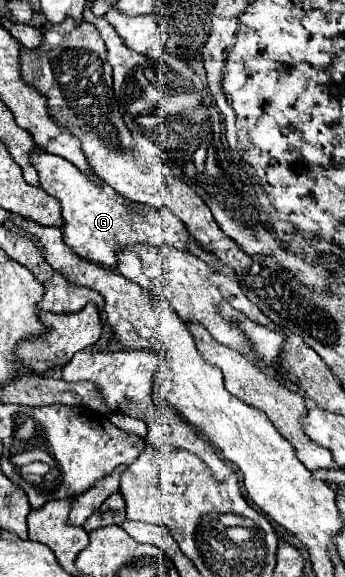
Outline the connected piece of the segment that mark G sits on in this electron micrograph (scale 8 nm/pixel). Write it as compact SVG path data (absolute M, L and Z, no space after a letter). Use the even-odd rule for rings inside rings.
M40 150L30 152L30 162L38 172L40 188L60 200L62 216L66 220L62 238L80 258L100 262L104 266L116 266L116 250L136 242L150 242L156 246L170 244L180 250L188 250L188 230L168 210L152 214L146 205L133 202L116 192L111 186L92 176L82 174L72 162L62 156L46 154ZM136 211L148 211L136 212Z

